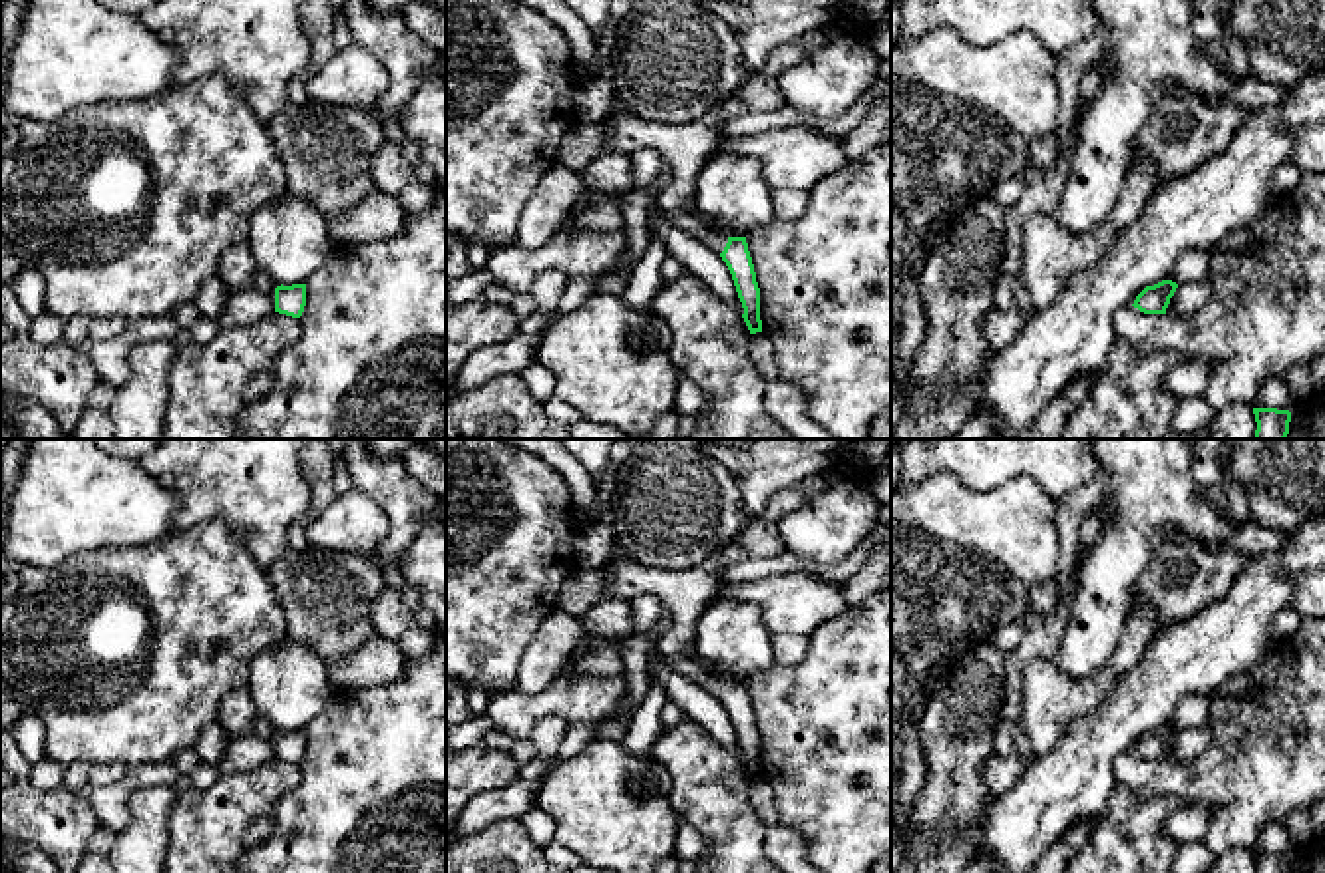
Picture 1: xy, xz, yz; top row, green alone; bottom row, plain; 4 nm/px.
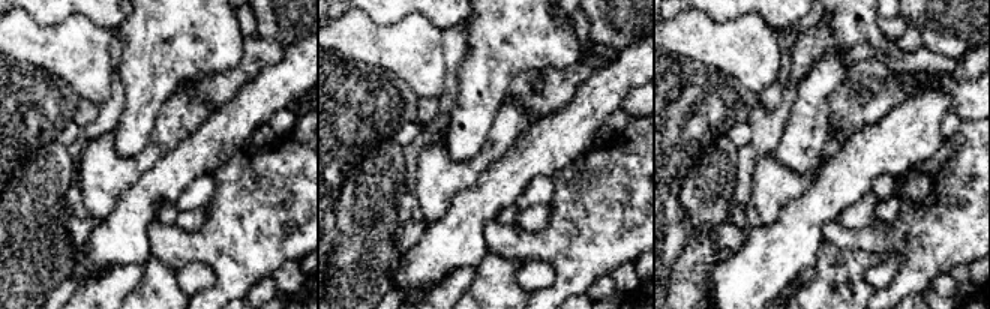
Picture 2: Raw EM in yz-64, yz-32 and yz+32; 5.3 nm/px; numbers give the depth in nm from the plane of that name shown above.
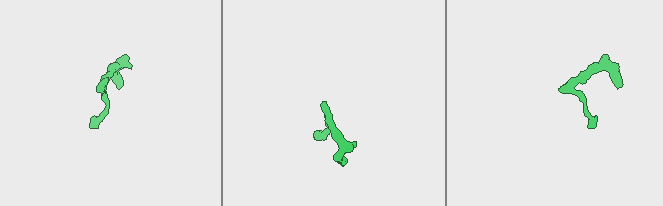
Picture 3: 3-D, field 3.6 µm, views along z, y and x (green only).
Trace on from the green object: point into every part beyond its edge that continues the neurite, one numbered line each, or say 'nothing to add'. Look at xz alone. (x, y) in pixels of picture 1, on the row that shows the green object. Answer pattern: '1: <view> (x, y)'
1: xz (685, 148)

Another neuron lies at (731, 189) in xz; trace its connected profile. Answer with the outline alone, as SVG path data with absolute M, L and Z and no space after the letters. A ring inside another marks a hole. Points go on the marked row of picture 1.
M714 149L704 163L694 205L700 215L720 221L742 235L774 219L774 205L762 179L760 161L726 149Z

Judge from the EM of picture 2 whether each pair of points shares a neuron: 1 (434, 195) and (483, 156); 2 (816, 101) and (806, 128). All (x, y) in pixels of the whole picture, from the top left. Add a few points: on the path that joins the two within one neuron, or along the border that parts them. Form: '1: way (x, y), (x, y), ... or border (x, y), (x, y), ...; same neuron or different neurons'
1: way (446, 183), (471, 168); same neuron
2: way (810, 107), (809, 122); same neuron

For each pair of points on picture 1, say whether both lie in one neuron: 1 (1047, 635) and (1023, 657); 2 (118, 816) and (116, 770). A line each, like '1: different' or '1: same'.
1: same
2: different

